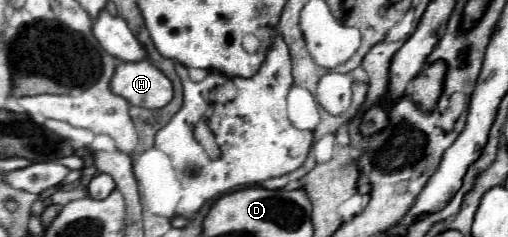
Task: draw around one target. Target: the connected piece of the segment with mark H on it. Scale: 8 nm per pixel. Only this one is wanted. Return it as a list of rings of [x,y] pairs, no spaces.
[[[149,60],[119,62],[111,78],[111,90],[123,96],[131,106],[157,110],[173,98],[171,80]]]

